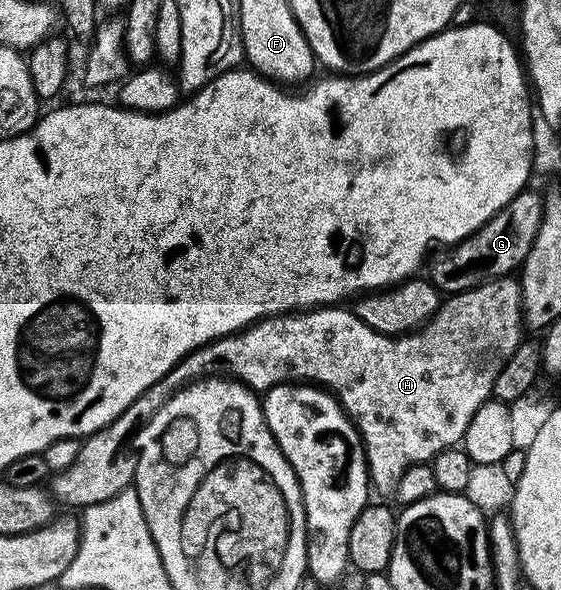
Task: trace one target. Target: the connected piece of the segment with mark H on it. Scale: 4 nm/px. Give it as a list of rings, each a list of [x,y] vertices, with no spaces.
[[[508,275],[499,277],[495,281],[486,281],[484,285],[473,287],[469,291],[461,291],[460,293],[452,293],[440,304],[439,309],[425,324],[414,329],[411,333],[402,333],[400,337],[390,337],[381,331],[373,331],[373,327],[369,327],[355,314],[350,308],[340,307],[339,305],[324,305],[314,309],[305,309],[293,313],[278,313],[275,317],[262,317],[259,321],[255,321],[252,325],[245,329],[239,330],[237,333],[230,333],[224,337],[219,337],[215,341],[211,341],[207,345],[201,346],[200,349],[195,349],[188,357],[183,358],[170,369],[168,373],[161,379],[157,379],[157,383],[153,383],[153,387],[149,387],[137,399],[133,399],[133,403],[129,403],[129,407],[125,407],[125,411],[121,411],[121,415],[117,415],[117,419],[113,419],[113,423],[109,423],[105,428],[98,429],[97,432],[91,434],[82,442],[80,453],[69,467],[64,470],[56,472],[51,478],[51,485],[49,484],[49,492],[56,502],[62,506],[72,505],[76,511],[82,511],[87,506],[95,503],[102,503],[107,499],[111,499],[121,491],[125,491],[133,485],[135,480],[135,468],[137,467],[137,459],[139,458],[136,441],[137,434],[140,433],[149,423],[149,419],[153,419],[153,415],[160,409],[167,400],[175,394],[179,389],[184,389],[185,386],[191,384],[192,381],[201,381],[204,377],[226,377],[233,381],[239,381],[242,385],[246,385],[248,389],[254,391],[256,394],[262,395],[268,389],[277,387],[278,385],[285,385],[288,383],[314,383],[327,390],[328,393],[334,393],[339,404],[343,406],[343,410],[347,412],[348,417],[355,425],[356,431],[359,432],[359,437],[363,440],[363,454],[367,456],[367,471],[369,474],[369,485],[372,490],[375,489],[379,493],[387,493],[387,495],[394,494],[395,488],[398,486],[398,481],[401,479],[403,473],[411,465],[421,464],[423,462],[430,463],[435,460],[435,456],[442,451],[442,449],[456,448],[462,442],[465,431],[469,427],[469,423],[473,419],[473,415],[477,411],[477,407],[481,407],[488,401],[494,391],[494,380],[497,375],[501,373],[501,369],[505,367],[506,361],[510,356],[517,351],[520,345],[521,338],[525,332],[523,300],[521,299],[521,291],[519,290],[518,280],[514,276]]]

